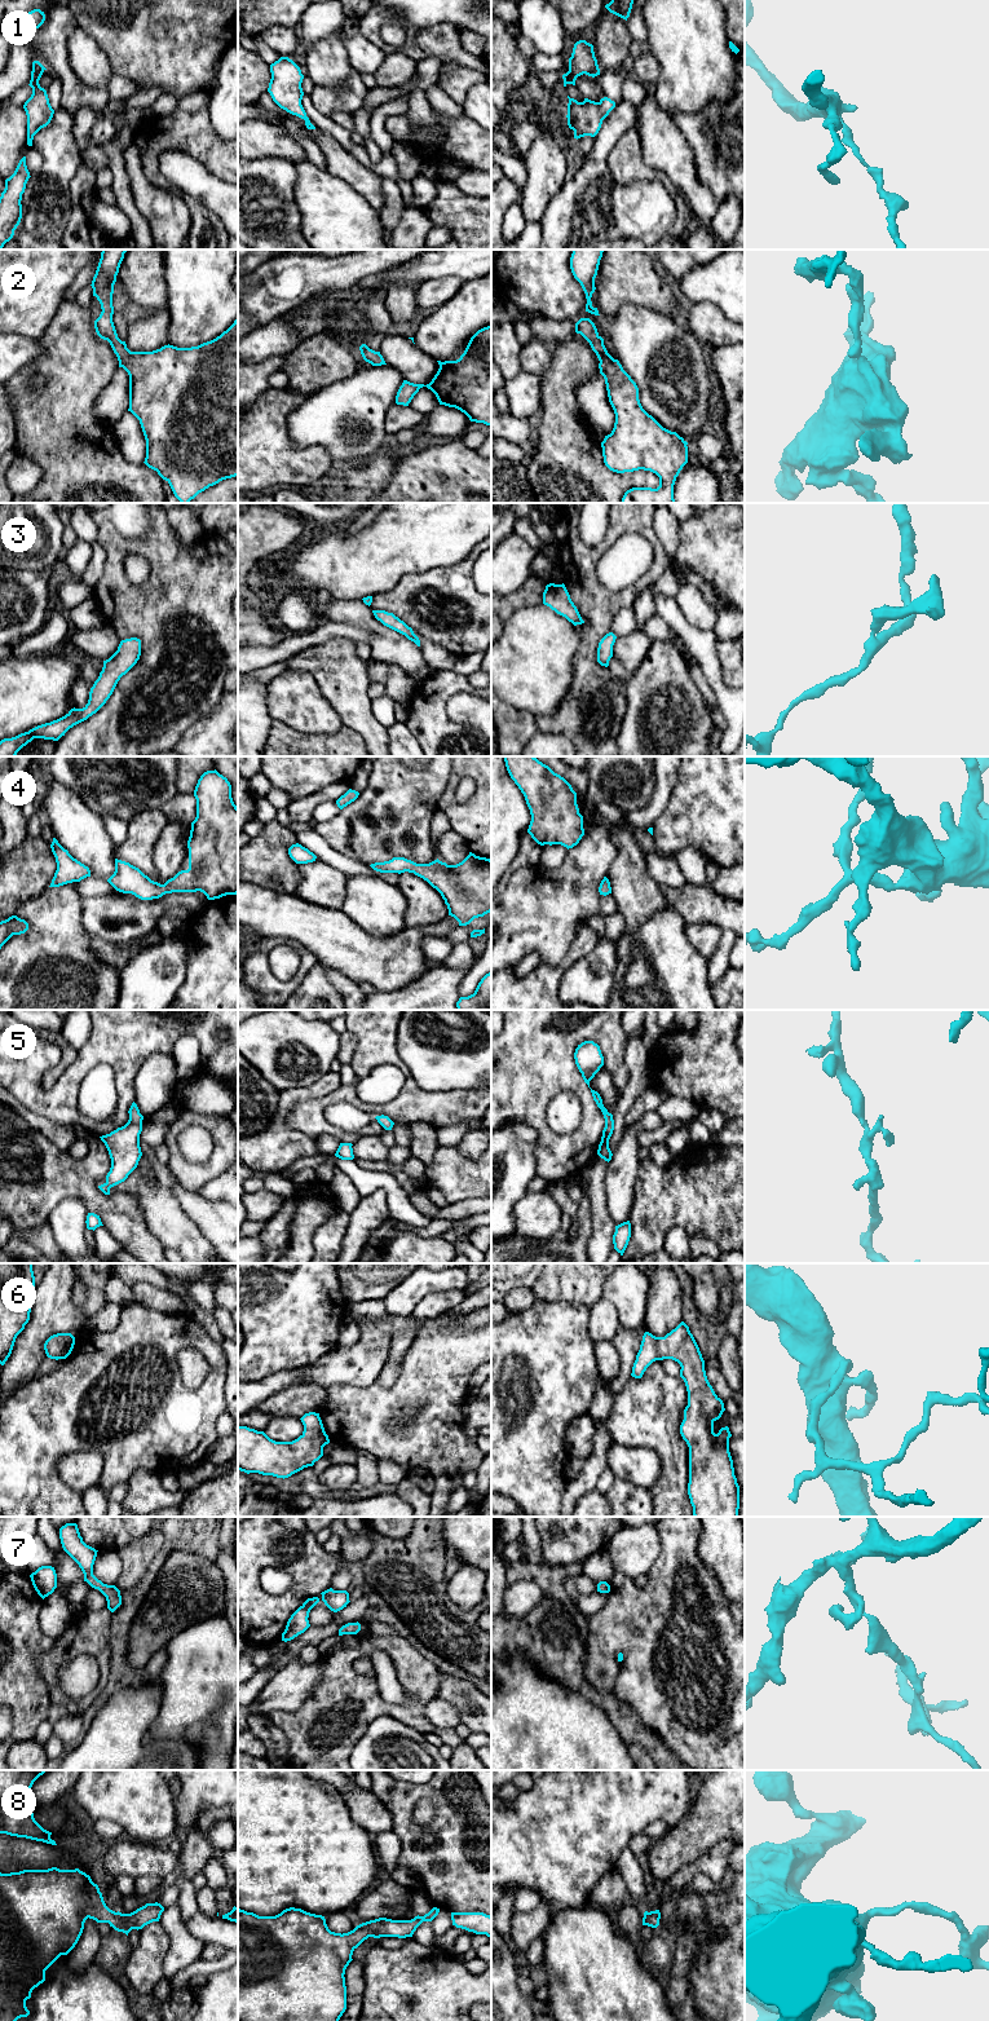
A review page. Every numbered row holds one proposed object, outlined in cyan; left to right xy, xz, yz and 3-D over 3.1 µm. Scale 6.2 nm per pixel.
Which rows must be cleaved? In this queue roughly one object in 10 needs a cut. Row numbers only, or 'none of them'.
none of them

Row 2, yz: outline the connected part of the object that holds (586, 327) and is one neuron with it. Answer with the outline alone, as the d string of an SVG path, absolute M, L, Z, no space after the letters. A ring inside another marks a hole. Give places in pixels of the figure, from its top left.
M580 318L575 323L575 332L590 343L600 361L600 374L605 379L609 402L615 414L614 428L601 442L605 465L617 473L644 469L659 477L657 489L632 487L624 493L622 503L675 503L674 485L680 471L688 463L688 442L676 432L663 428L643 409L636 383L623 370L619 361L608 353L604 339L599 335L595 323L590 318Z

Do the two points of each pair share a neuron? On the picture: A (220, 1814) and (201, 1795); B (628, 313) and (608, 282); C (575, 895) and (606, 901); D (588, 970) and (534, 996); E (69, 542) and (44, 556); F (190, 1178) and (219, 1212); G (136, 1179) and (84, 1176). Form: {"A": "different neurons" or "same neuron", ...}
{"A": "different neurons", "B": "different neurons", "C": "different neurons", "D": "different neurons", "E": "different neurons", "F": "different neurons", "G": "different neurons"}

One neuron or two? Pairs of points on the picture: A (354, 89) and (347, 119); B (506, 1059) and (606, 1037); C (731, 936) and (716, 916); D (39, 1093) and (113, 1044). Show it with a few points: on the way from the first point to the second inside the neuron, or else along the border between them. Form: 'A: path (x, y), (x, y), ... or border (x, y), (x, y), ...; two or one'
A: border (352, 113), (335, 111), (330, 117); two
B: path (530, 1053), (548, 1035), (582, 1033); one
C: border (731, 929), (720, 930); two
D: path (57, 1091), (95, 1054); one

